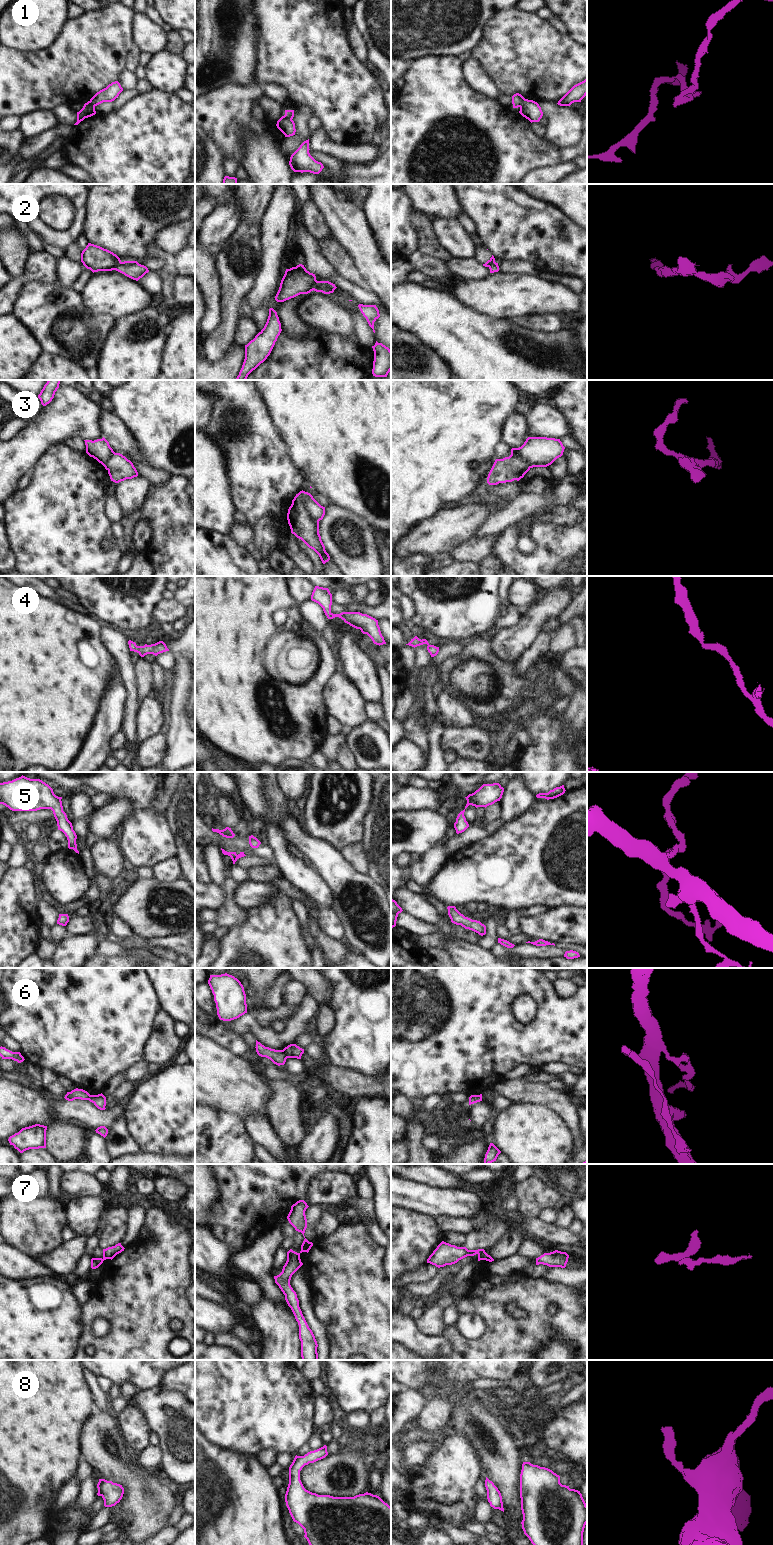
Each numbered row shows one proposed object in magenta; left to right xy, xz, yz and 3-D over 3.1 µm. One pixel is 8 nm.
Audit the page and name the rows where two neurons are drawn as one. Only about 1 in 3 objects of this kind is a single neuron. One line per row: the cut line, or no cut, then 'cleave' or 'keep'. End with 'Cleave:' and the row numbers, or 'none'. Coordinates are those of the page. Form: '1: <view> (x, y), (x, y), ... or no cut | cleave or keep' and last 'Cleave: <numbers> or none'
1: yz (524, 98), (520, 107) | cleave
2: xz (317, 281), (313, 289) | cleave
3: xz (303, 491), (306, 509), (318, 521) | cleave
4: no cut | keep
5: no cut | keep
6: xz (282, 1050), (287, 1057) | cleave
7: yz (487, 1254), (481, 1259) | cleave
8: no cut | keep
Cleave: 1, 2, 3, 6, 7

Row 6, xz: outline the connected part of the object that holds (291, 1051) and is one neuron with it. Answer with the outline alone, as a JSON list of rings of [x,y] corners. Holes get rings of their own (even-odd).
[[[290,1044],[283,1049],[283,1052],[287,1058],[301,1059],[301,1056],[304,1053],[304,1049],[300,1048],[296,1044]]]

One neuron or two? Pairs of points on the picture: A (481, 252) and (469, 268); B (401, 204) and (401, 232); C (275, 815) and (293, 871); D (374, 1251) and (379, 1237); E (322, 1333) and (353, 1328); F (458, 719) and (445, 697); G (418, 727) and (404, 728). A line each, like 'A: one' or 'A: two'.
A: two
B: one
C: one
D: two
E: two
F: one
G: one

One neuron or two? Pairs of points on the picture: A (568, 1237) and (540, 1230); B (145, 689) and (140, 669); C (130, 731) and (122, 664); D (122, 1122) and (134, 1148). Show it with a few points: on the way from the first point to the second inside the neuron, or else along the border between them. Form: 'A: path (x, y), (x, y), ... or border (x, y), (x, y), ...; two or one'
A: path (561, 1237), (547, 1233); one
B: path (144, 684), (143, 674); one
C: path (130, 714), (131, 687), (129, 681); one
D: path (122, 1128), (122, 1134), (128, 1142); one

